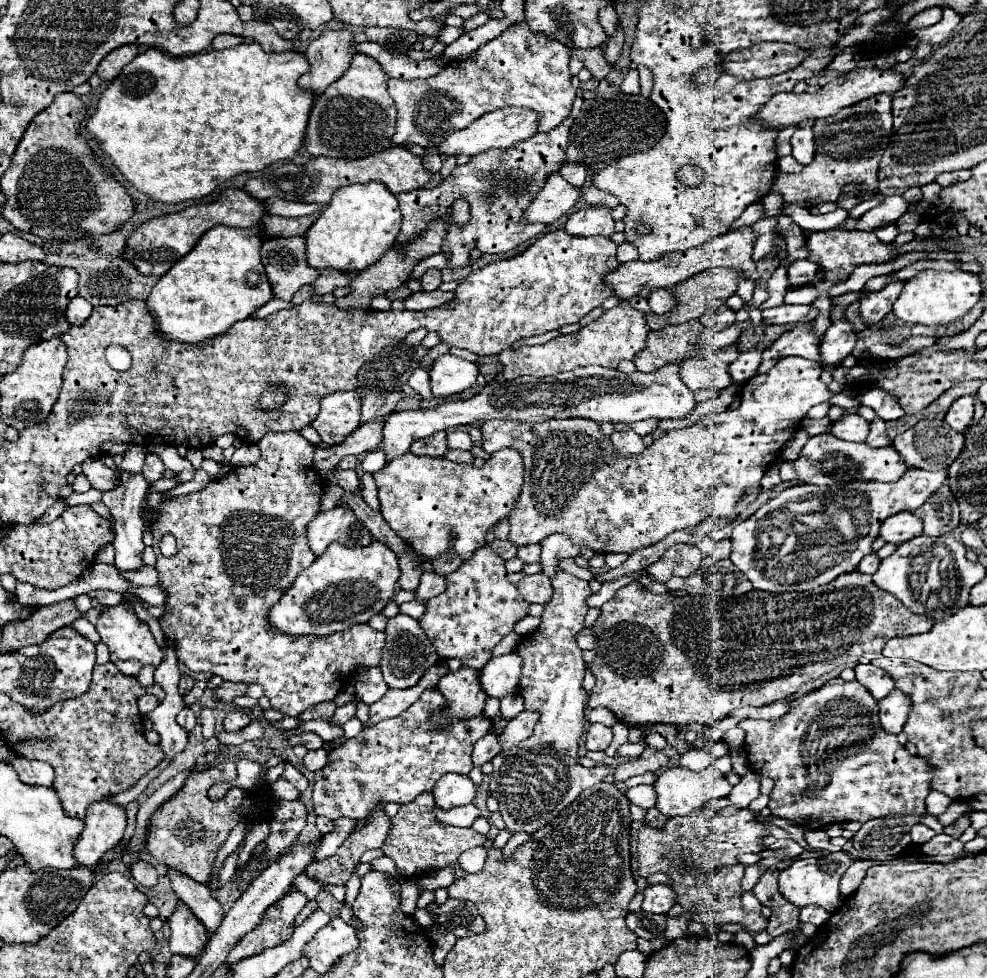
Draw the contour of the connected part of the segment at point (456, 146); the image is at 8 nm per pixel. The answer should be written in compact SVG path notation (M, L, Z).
M502 109L502 111L492 111L480 119L476 119L474 123L470 123L468 127L460 129L460 131L454 131L450 133L440 145L438 145L438 153L440 155L478 155L478 153L484 153L492 147L498 147L498 149L506 149L510 145L514 145L516 141L522 141L522 139L528 139L536 133L536 113L528 111L528 109Z

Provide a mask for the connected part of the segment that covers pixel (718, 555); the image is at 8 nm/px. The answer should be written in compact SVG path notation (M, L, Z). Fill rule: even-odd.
M704 537L698 543L698 549L706 555L710 555L712 559L728 559L732 553L732 541L730 539L722 539L722 541L714 541L710 537Z

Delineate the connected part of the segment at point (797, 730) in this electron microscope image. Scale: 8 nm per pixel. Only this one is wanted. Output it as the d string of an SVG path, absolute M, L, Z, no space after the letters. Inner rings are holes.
M830 679L824 687L798 697L790 705L788 717L782 715L774 721L742 719L740 727L746 731L744 745L750 767L756 773L774 779L774 791L770 793L768 803L772 815L796 821L796 825L804 829L822 829L826 825L846 821L866 823L870 819L886 817L892 813L924 815L924 799L930 793L934 771L926 759L910 755L908 749L898 743L896 735L884 733L876 713L876 699L864 685L858 681L848 683L842 679ZM840 701L852 701L852 705L860 705L860 709L852 713L852 721L836 721L832 705L840 705Z

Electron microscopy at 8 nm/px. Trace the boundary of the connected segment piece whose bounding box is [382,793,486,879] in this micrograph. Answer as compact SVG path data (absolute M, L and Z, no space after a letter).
M422 793L408 805L400 805L398 813L392 817L392 829L382 845L382 851L386 857L390 857L396 863L396 869L402 877L418 877L420 873L432 871L432 869L444 869L454 867L454 877L462 879L466 877L464 869L458 869L458 857L470 849L486 843L486 835L474 831L472 827L448 827L438 823L432 817L436 799L432 793Z

